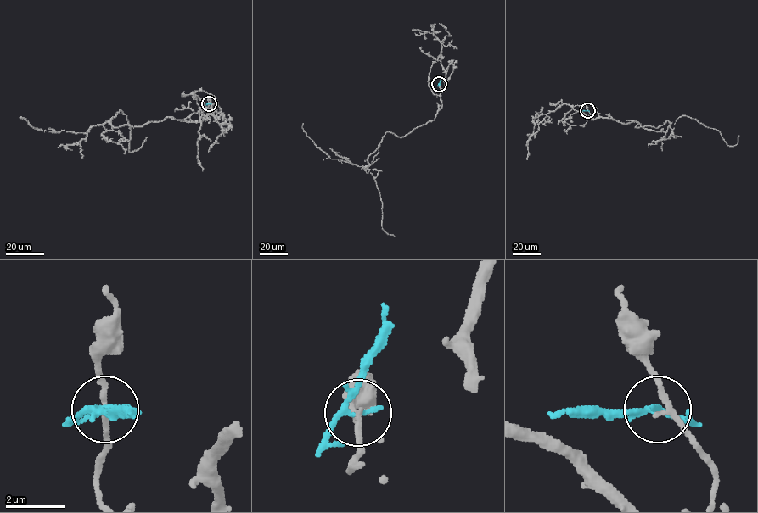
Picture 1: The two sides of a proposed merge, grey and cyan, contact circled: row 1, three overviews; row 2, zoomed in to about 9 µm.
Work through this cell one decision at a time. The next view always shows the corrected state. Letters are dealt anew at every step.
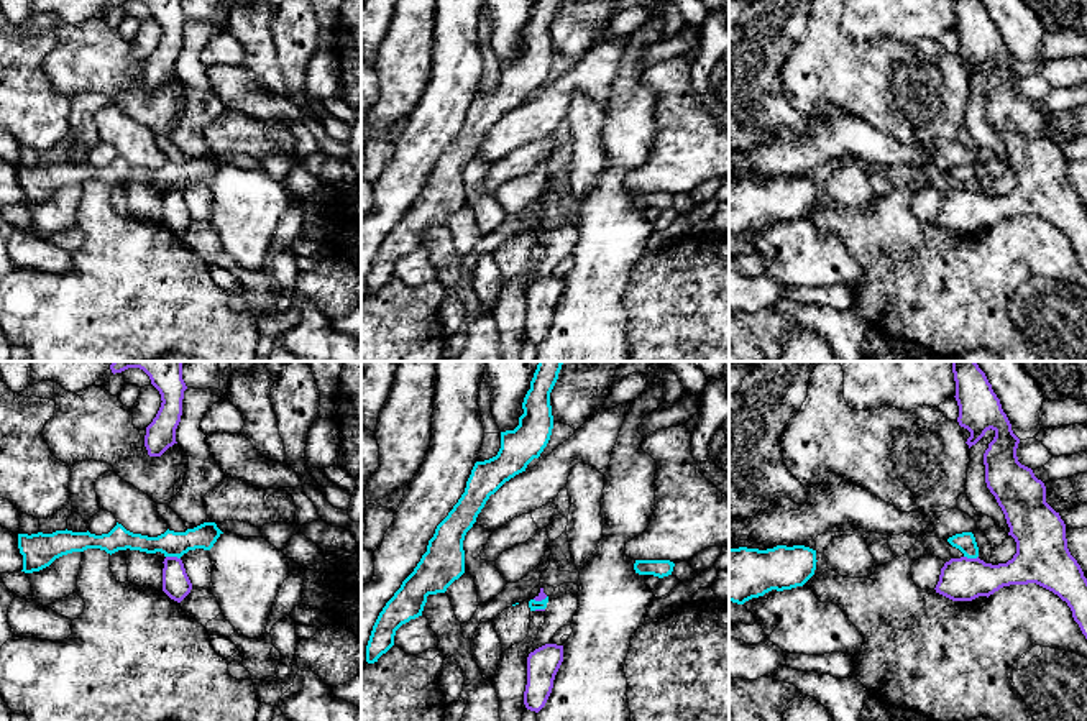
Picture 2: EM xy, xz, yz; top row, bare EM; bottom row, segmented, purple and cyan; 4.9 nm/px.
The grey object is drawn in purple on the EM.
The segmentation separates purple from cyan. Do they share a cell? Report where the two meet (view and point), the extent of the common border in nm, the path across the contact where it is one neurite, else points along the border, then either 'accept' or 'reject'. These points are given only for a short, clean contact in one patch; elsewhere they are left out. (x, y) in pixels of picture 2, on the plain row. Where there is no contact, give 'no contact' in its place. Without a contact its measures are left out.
xy (173, 189) | 70 nm | along xy (166, 188), (179, 191) | reject

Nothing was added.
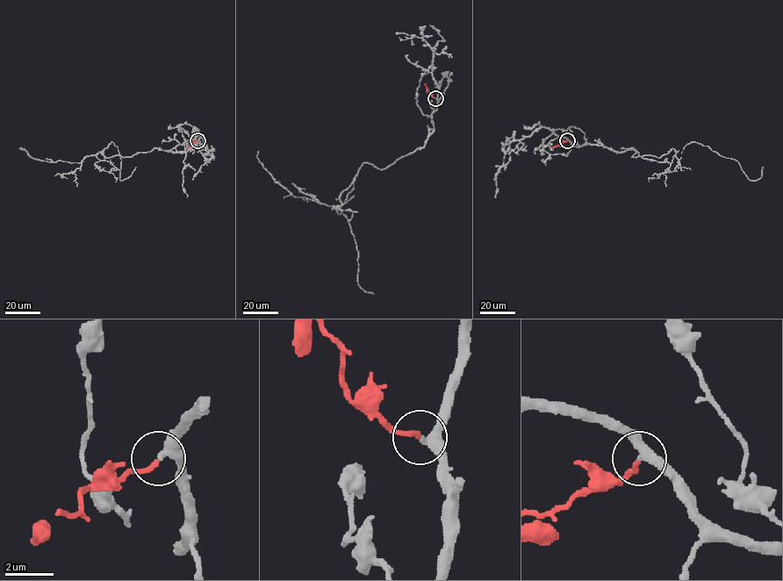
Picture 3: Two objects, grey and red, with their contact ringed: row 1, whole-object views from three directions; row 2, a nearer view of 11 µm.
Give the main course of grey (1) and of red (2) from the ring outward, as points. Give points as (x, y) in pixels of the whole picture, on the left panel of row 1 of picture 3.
1: (197, 140), (186, 152), (105, 157), (102, 150), (111, 142), (118, 147), (120, 180), (136, 167)
2: (197, 140), (187, 147)

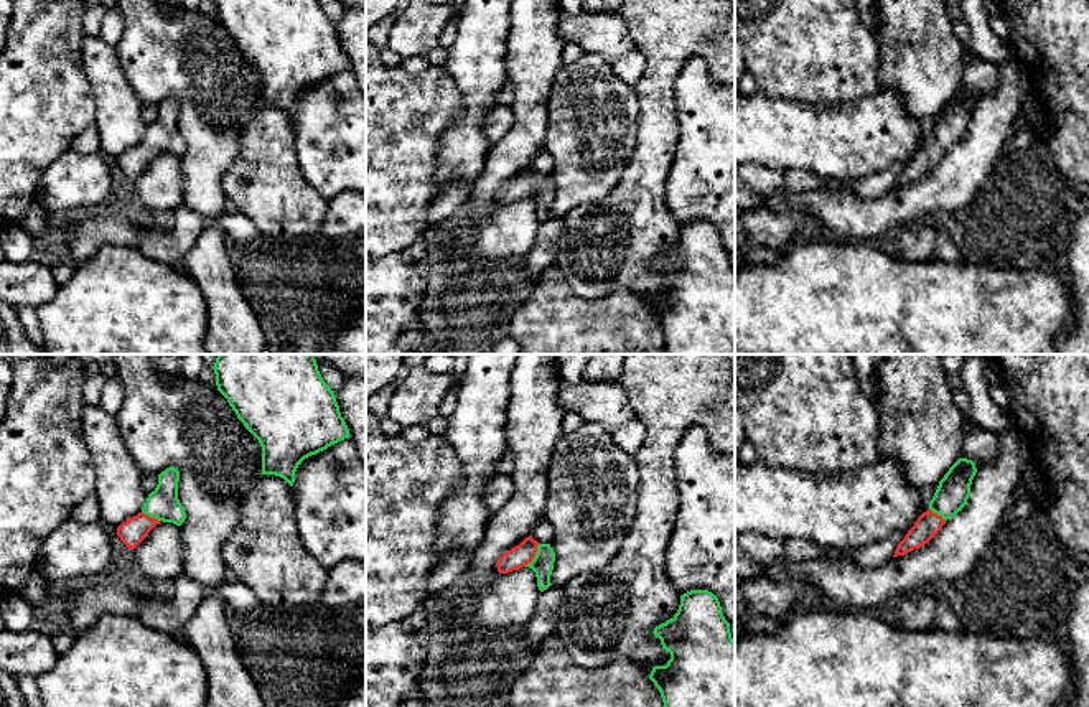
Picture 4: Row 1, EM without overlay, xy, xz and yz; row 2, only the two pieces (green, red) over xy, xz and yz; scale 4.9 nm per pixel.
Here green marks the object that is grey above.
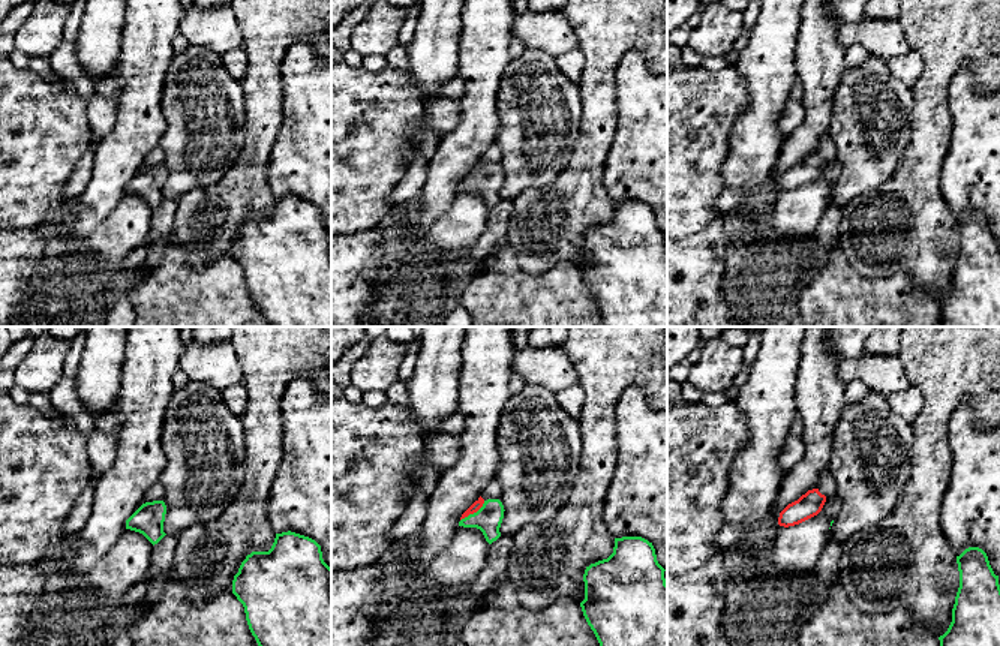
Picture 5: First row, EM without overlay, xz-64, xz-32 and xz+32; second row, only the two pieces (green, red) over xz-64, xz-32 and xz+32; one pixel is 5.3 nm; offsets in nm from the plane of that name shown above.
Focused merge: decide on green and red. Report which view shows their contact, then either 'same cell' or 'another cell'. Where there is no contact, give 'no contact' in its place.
xz | same cell

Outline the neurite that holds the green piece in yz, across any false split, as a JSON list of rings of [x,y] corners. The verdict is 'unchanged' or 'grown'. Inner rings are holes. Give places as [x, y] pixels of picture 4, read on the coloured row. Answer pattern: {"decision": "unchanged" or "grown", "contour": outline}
{"decision": "grown", "contour": [[[959,458],[944,478],[929,501],[929,509],[923,513],[904,539],[898,544],[895,555],[904,555],[928,544],[946,524],[967,504],[970,485],[977,473],[975,463],[967,458]]]}

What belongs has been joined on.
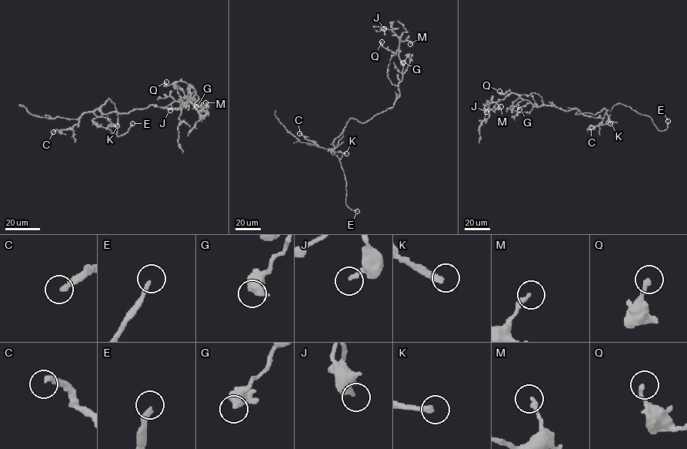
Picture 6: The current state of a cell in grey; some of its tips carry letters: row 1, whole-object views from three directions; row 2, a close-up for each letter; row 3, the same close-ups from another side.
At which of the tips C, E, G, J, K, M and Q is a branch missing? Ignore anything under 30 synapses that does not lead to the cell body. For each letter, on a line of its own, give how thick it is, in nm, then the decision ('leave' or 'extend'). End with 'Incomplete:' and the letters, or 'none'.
C: 260 nm thick; extend
E: 240 nm thick; extend
G: 380 nm thick; leave
J: 200 nm thick; leave
K: 280 nm thick; extend
M: 260 nm thick; leave
Q: 200 nm thick; leave
Incomplete: C, E, K

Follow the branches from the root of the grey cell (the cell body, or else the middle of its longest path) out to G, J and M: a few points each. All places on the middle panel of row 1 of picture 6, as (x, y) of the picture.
G: (373, 117), (391, 108), (399, 96), (398, 84), (401, 79), (406, 59), (403, 62)
J: (373, 117), (392, 107), (399, 95), (398, 84), (402, 78), (398, 37), (391, 30), (384, 28)
M: (373, 117), (391, 108), (399, 96), (398, 84), (403, 68), (398, 55), (399, 39), (410, 44)

